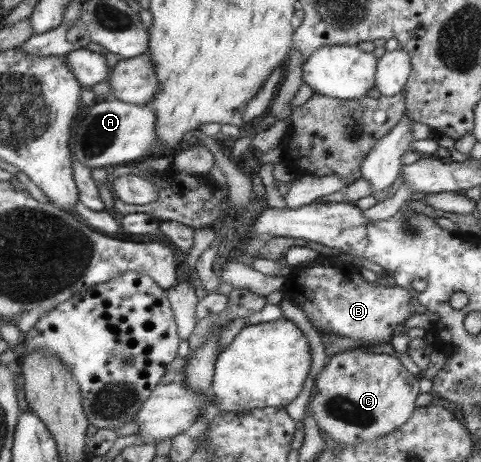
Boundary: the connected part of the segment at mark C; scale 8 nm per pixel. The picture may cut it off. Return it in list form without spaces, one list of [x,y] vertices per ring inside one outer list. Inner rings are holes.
[[[364,348],[343,350],[326,358],[322,370],[315,376],[315,395],[309,402],[311,419],[327,437],[343,445],[357,445],[361,441],[373,441],[403,426],[416,409],[417,379],[407,372],[399,359],[388,354],[364,351]]]

